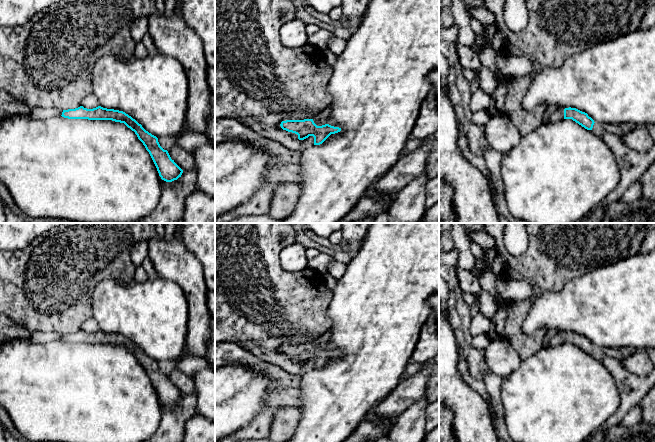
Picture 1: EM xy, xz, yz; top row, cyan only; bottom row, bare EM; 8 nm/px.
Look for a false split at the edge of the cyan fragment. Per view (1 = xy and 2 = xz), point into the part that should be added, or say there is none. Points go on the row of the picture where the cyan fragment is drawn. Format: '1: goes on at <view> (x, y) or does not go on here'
1: does not go on here
2: does not go on here

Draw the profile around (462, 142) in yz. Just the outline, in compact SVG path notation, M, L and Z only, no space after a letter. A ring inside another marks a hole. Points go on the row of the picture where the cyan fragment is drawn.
M457 125L459 134L457 137L457 145L460 148L462 154L465 156L465 158L476 168L480 170L480 172L484 175L485 178L488 178L489 171L486 167L486 163L483 157L475 155L469 147L468 139L465 137L465 135L460 131L459 126Z

